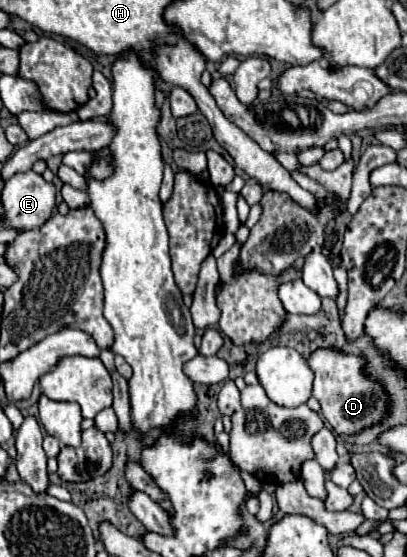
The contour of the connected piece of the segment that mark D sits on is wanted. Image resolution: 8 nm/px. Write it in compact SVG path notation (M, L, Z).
M321 347L309 355L307 363L315 373L313 397L321 403L321 413L337 435L357 435L363 429L381 425L389 419L391 409L385 385L367 375L363 355L349 355L335 347Z

